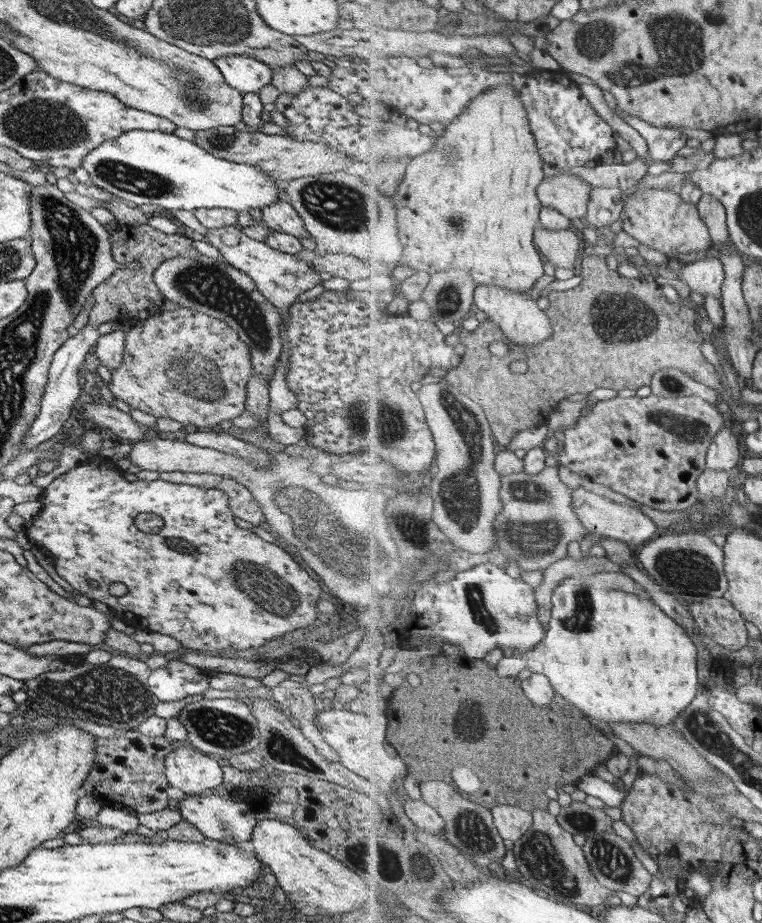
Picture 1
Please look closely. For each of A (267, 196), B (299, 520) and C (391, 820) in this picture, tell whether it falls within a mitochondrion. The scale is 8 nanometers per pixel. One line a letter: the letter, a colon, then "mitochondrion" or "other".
A: other
B: mitochondrion
C: other

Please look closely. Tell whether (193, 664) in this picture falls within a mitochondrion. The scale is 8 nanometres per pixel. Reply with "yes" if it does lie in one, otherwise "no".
no

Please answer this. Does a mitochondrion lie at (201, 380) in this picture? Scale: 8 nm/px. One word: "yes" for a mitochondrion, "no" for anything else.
yes

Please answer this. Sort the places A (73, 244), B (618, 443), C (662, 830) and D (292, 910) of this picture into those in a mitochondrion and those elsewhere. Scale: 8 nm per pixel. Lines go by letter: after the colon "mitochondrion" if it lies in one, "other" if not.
A: mitochondrion
B: other
C: other
D: other

